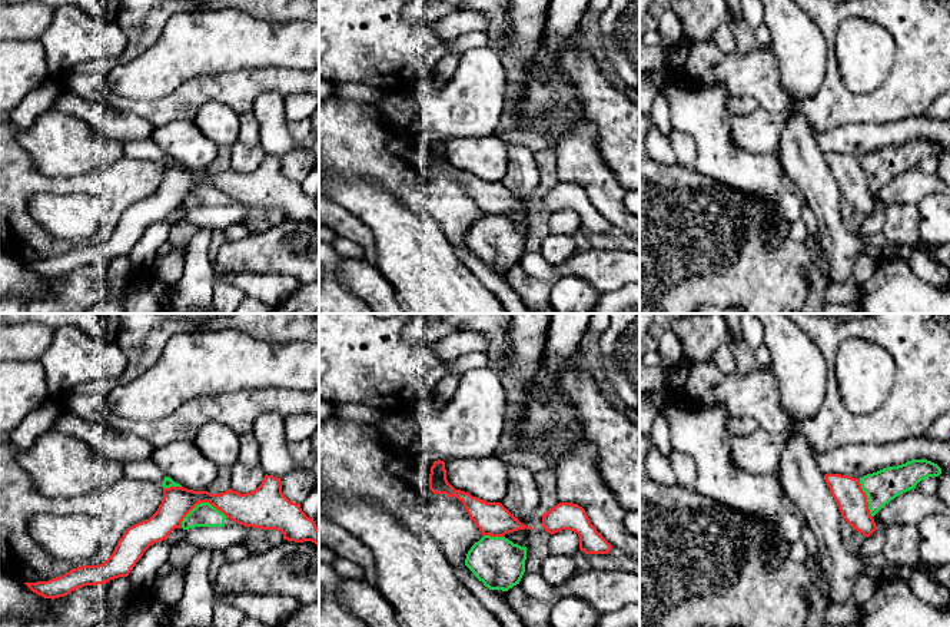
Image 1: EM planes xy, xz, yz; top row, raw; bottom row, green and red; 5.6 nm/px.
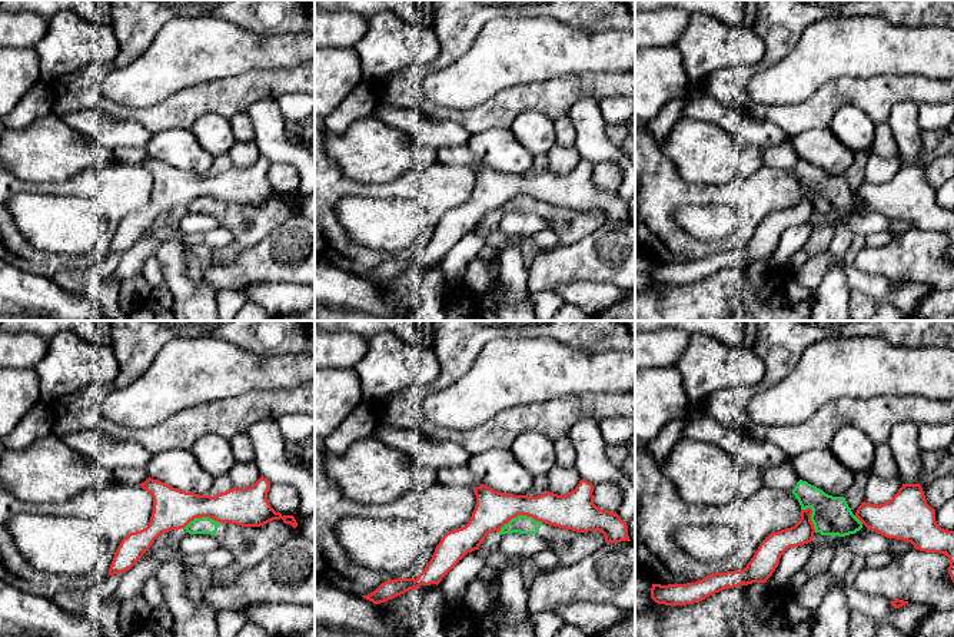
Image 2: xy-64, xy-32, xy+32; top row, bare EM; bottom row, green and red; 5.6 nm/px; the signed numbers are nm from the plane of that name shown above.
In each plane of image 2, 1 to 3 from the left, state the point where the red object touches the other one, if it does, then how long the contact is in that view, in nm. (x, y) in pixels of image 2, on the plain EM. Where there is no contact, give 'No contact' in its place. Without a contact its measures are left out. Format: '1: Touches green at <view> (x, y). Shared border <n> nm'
1: Touches green at xy-64 (202, 196). Shared border 220 nm
2: Touches green at xy-32 (519, 195). Shared border 260 nm
3: Touches green at xy+32 (811, 195). Shared border 160 nm

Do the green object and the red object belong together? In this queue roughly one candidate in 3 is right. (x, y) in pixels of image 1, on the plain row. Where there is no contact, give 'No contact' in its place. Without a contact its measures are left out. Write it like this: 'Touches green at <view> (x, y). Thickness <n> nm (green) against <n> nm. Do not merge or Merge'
Touches green at xy (201, 182). Thickness 140 nm (green) against 180 nm. Do not merge

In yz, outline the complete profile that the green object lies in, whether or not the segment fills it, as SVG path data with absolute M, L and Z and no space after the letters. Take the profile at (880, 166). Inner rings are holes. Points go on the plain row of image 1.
M911 139L864 155L860 163L867 175L871 196L900 173L916 167L921 159L939 156L940 153L941 147L937 143L927 139Z

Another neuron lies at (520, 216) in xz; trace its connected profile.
M518 209L514 212L508 212L504 216L508 218L509 220L512 220L514 223L518 223L521 226L527 226L528 228L528 216L529 216L531 209Z

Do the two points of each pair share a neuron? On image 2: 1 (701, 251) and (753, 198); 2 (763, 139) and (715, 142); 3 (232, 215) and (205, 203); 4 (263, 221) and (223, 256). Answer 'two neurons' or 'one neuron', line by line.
1: one neuron
2: two neurons
3: one neuron
4: one neuron

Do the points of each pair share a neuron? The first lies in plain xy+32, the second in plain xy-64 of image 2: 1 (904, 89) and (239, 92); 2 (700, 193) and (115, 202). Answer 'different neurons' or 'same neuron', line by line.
1: same neuron
2: same neuron

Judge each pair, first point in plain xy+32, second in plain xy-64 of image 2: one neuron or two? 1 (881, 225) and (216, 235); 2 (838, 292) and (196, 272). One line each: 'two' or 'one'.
1: two
2: one

